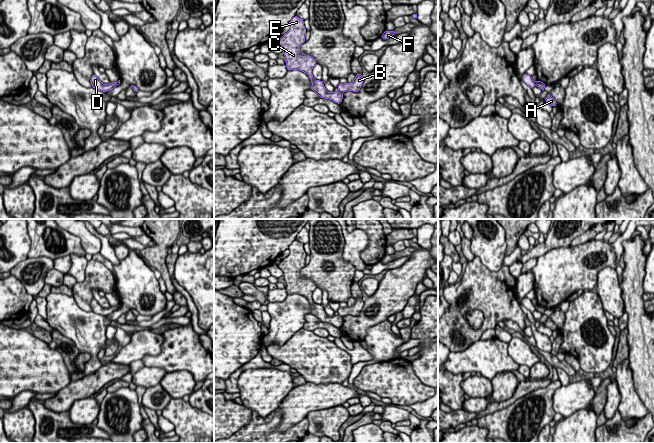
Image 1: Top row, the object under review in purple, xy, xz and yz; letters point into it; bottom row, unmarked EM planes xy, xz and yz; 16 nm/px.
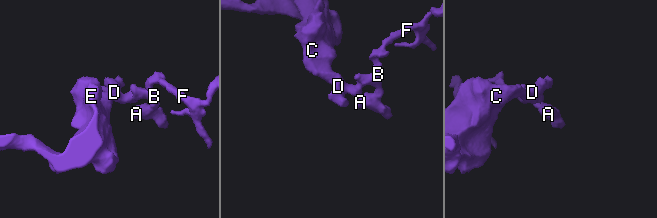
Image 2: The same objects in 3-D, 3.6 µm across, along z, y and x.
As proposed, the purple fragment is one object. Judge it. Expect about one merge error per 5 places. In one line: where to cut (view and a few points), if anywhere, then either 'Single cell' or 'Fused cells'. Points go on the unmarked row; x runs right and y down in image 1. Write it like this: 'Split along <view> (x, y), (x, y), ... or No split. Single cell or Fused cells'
Split along xz (339, 314), (342, 317). Fused cells

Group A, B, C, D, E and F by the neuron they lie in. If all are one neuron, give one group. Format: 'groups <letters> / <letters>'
groups A B F / C D E

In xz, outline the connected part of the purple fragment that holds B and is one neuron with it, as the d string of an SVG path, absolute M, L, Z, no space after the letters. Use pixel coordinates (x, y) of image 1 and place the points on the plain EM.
M356 298L355 303L351 307L339 307L338 313L340 316L346 316L346 315L353 315L353 316L359 316L360 312L362 311L362 308L364 306L364 301L362 298Z

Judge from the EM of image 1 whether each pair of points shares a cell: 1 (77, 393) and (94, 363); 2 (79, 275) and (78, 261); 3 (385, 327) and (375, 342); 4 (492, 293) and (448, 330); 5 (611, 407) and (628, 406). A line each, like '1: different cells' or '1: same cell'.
1: different cells
2: same cell
3: same cell
4: same cell
5: different cells

